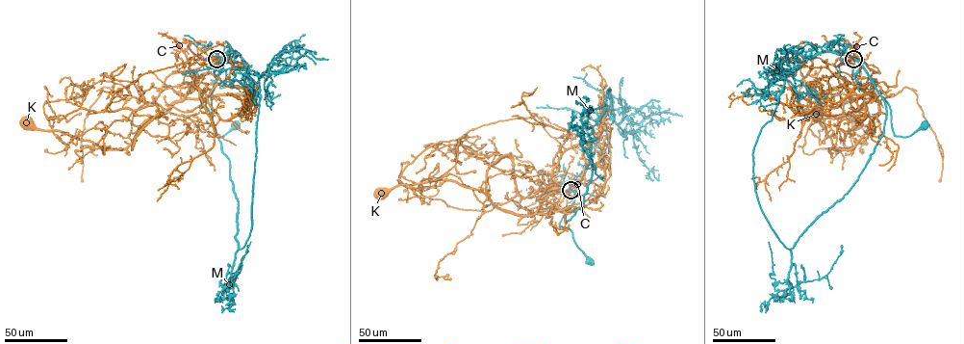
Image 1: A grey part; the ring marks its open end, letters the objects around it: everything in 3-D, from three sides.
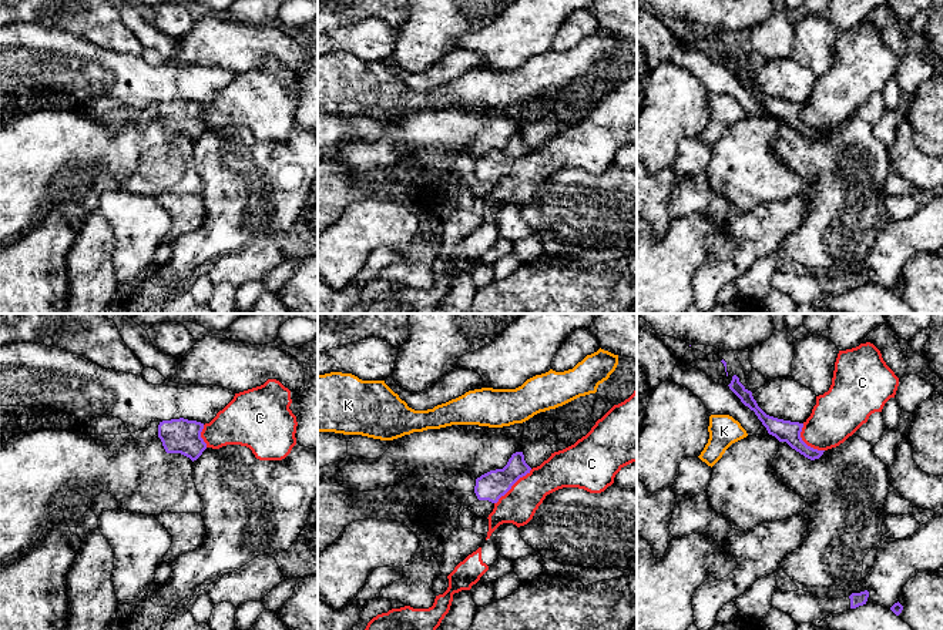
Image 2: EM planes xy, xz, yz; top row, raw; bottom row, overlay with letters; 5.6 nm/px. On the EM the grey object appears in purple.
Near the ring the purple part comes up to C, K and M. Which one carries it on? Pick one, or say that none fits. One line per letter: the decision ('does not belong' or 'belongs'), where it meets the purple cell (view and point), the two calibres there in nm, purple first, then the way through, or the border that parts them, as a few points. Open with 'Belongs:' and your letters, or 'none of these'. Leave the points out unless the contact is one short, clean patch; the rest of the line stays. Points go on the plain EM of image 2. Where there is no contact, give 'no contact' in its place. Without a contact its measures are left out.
Belongs: none of these
C: does not belong; meets purple in xz at (513, 164); 160 nm thick on the purple side, 200 nm on the other; border along xz (532, 150), (495, 184)
K: does not belong; no contact
M: does not belong; no contact

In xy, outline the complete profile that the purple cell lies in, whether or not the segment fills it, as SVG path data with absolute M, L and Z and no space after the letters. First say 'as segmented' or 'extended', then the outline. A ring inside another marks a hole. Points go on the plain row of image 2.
as segmented; M184 98L162 101L158 105L158 118L167 134L181 134L197 141L207 130L201 118L204 104Z

